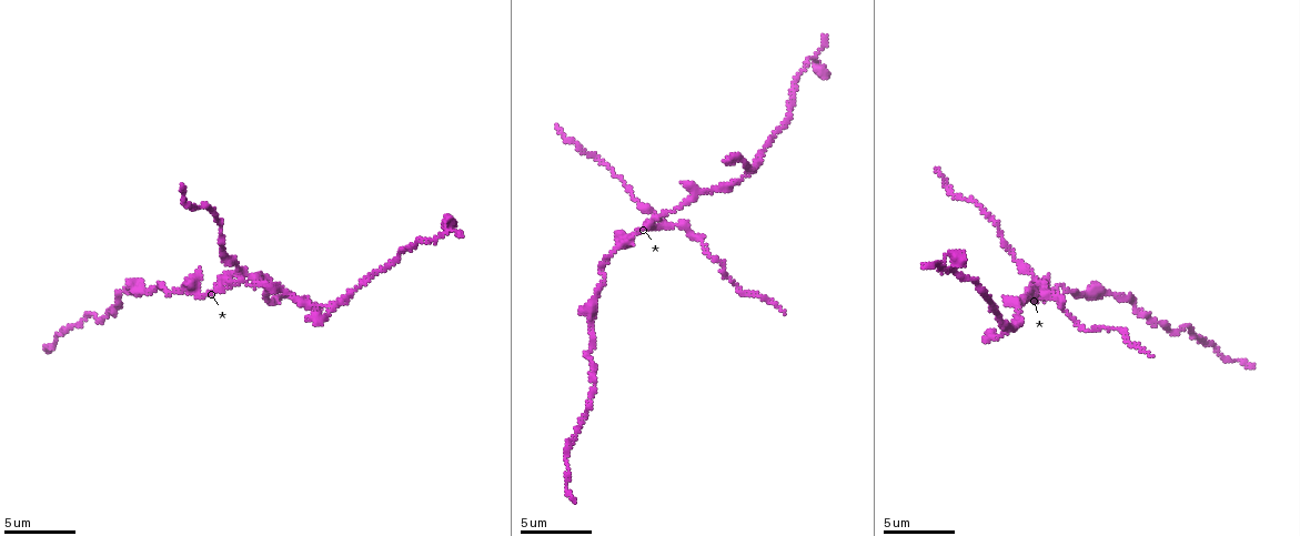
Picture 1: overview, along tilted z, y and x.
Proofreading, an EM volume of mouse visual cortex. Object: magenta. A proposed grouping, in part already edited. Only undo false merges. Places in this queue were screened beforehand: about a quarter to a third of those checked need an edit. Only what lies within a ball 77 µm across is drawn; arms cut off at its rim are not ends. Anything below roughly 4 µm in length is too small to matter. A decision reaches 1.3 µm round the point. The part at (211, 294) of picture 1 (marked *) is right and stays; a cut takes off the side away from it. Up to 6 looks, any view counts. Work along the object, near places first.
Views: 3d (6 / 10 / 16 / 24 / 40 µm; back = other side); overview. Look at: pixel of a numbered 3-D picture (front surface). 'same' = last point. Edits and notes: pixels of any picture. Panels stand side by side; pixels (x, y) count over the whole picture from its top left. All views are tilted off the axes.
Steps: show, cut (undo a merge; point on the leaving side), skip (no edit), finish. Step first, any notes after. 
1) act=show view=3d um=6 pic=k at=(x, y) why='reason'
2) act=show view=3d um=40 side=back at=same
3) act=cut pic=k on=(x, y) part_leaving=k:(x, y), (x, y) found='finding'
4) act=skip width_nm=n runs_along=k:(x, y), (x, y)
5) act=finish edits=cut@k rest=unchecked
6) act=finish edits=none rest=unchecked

act=show view=3d um=10 pic=1 at=(614, 249) why='calibre changes'

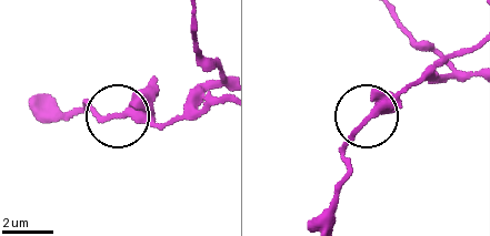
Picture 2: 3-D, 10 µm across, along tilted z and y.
act=skip width_nm=250 runs_along=2:(416, 82), (373, 109), (343, 157) found='all the same neuron'

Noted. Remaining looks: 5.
act=show view=3d um=16 pic=1 at=(745, 177) why='three-way junction'

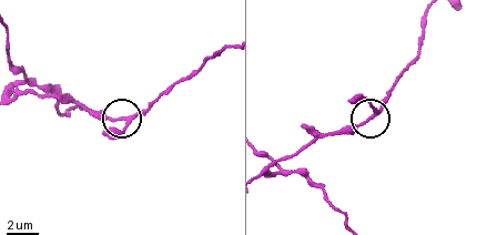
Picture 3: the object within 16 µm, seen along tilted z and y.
act=skip found='one neuron here'

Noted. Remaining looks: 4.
act=show view=3d um=10 pic=1 at=(443, 234) why='sudden change in width'

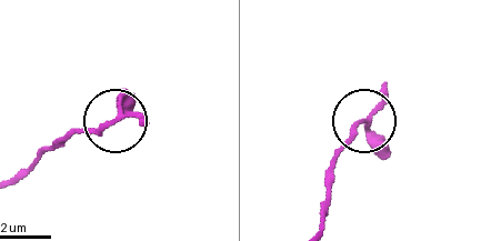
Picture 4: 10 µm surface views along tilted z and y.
act=skip found='all the same neuron'

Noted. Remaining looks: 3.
act=finish edits=none rest=unchecked

